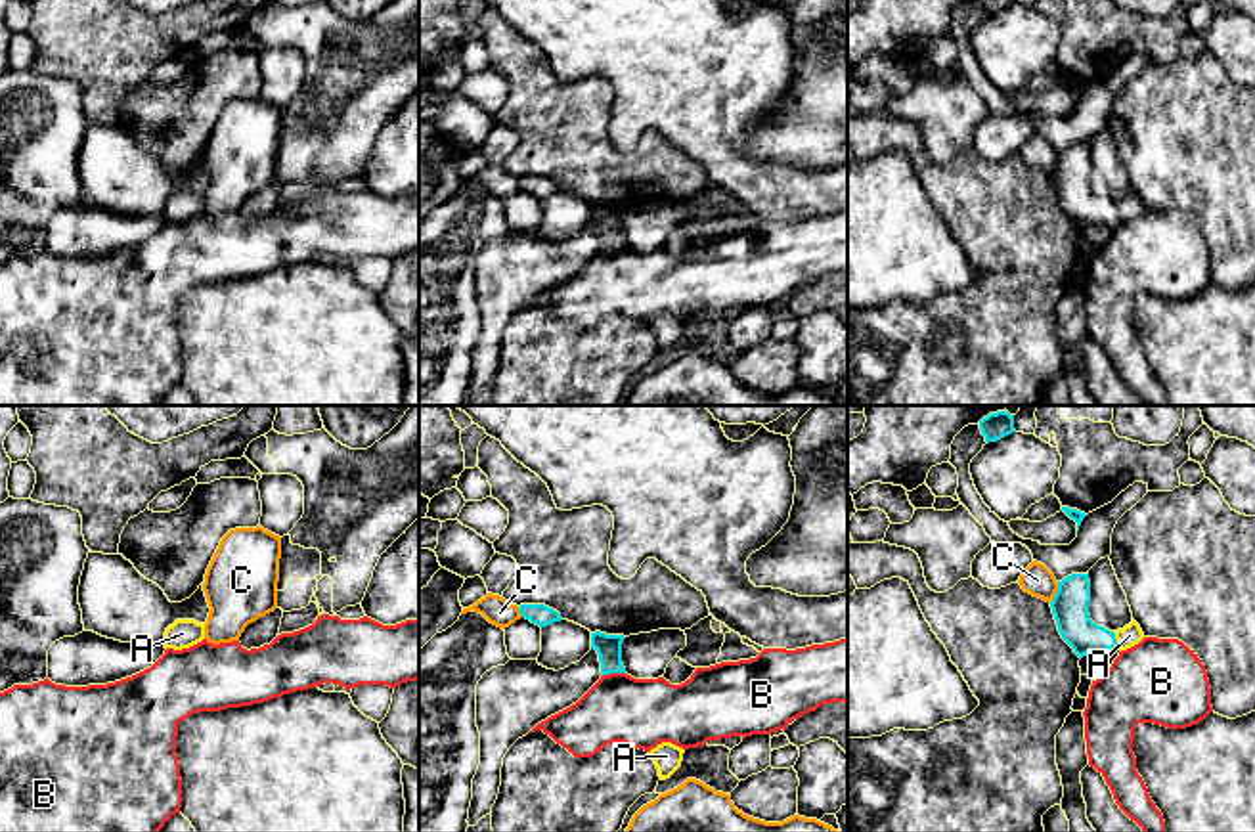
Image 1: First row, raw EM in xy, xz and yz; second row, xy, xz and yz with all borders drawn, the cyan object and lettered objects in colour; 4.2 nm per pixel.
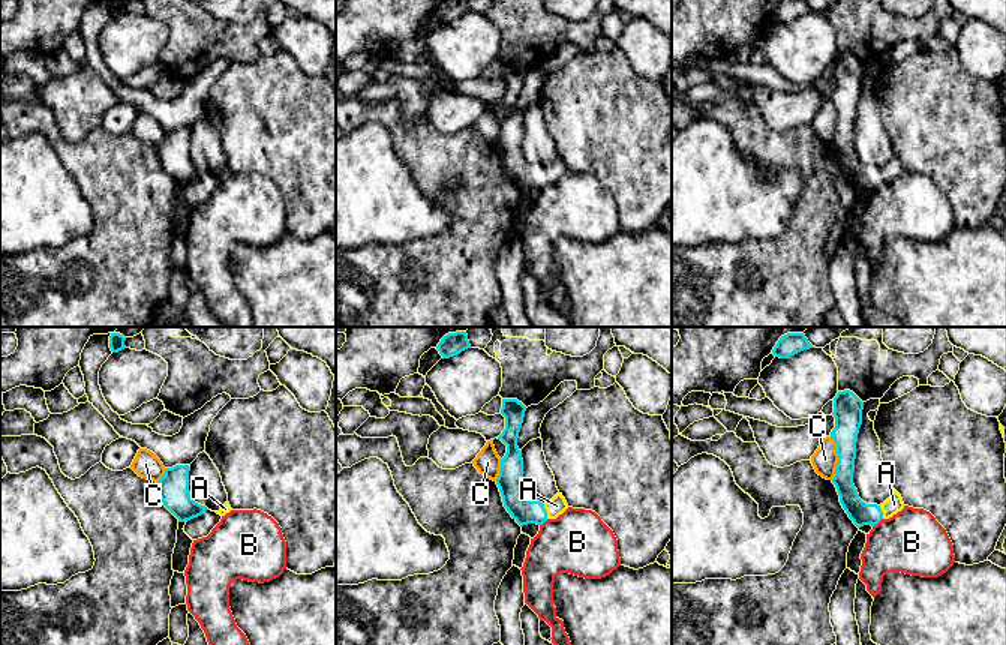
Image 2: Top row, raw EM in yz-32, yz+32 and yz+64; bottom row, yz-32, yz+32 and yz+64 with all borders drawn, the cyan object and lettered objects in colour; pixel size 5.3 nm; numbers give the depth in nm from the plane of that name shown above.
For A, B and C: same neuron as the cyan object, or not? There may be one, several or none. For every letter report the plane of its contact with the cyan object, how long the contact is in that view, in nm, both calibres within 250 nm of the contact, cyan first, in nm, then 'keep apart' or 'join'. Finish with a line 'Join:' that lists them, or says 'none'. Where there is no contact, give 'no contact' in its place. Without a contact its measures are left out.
A: yz | 70 nm | 160/90 nm | join
B: xz | 100 nm | 110/280 nm | keep apart
C: yz | 100 nm | 160/140 nm | keep apart
Join: A

